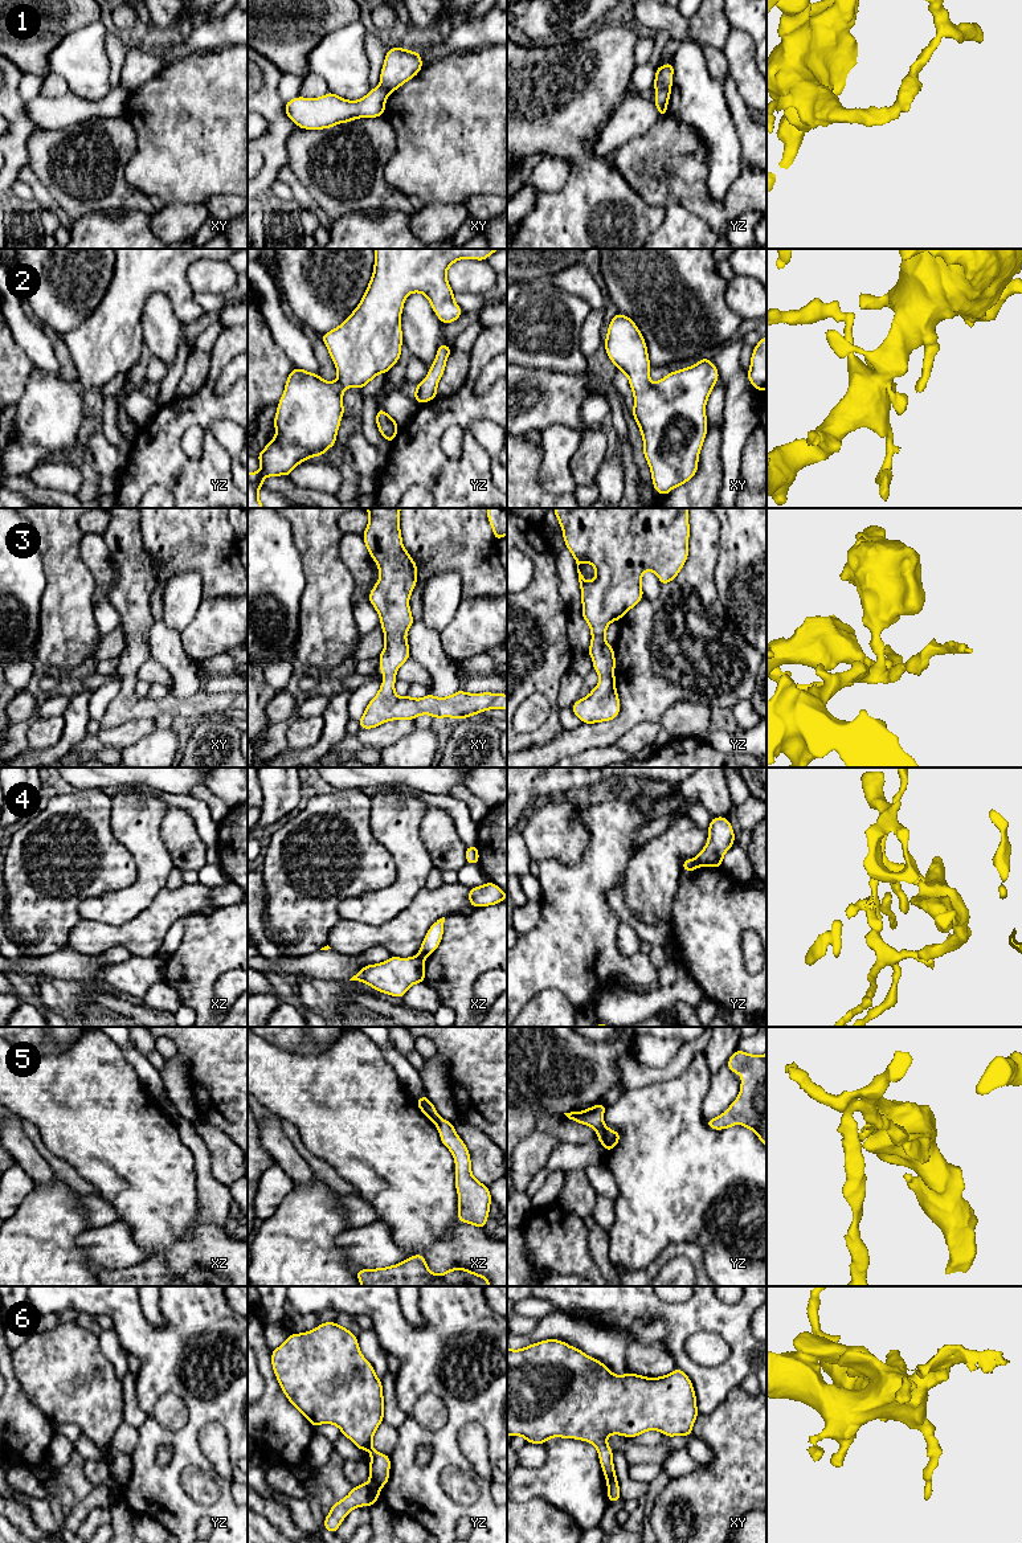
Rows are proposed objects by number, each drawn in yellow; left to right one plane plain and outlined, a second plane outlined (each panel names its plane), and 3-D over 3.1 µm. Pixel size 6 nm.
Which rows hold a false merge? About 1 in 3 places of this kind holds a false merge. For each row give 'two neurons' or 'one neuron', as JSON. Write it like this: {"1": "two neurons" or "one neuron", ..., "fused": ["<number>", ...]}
{"1": "two neurons", "2": "one neuron", "3": "one neuron", "4": "two neurons", "5": "two neurons", "6": "two neurons", "fused": ["1", "4", "5", "6"]}

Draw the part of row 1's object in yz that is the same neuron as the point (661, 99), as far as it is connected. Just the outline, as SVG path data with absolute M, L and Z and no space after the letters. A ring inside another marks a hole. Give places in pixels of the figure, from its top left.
M667 87L667 89L658 91L654 98L654 103L658 109L659 118L666 116L670 94L671 94L671 87Z

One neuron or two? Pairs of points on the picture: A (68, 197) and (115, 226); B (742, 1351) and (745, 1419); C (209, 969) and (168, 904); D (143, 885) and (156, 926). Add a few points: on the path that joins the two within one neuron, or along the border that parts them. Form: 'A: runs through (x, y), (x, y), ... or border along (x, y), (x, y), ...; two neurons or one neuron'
A: border along (62, 211), (72, 217), (102, 213); two neurons
B: border along (739, 1386), (715, 1407); two neurons
C: border along (215, 908), (207, 912), (192, 912), (185, 917); two neurons
D: border along (166, 887), (144, 909), (123, 923); two neurons

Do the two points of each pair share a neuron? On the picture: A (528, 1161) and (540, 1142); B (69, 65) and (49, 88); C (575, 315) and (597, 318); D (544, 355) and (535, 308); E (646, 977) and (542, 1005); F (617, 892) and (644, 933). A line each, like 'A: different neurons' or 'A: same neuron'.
A: same neuron
B: different neurons
C: different neurons
D: same neuron
E: different neurons
F: same neuron

